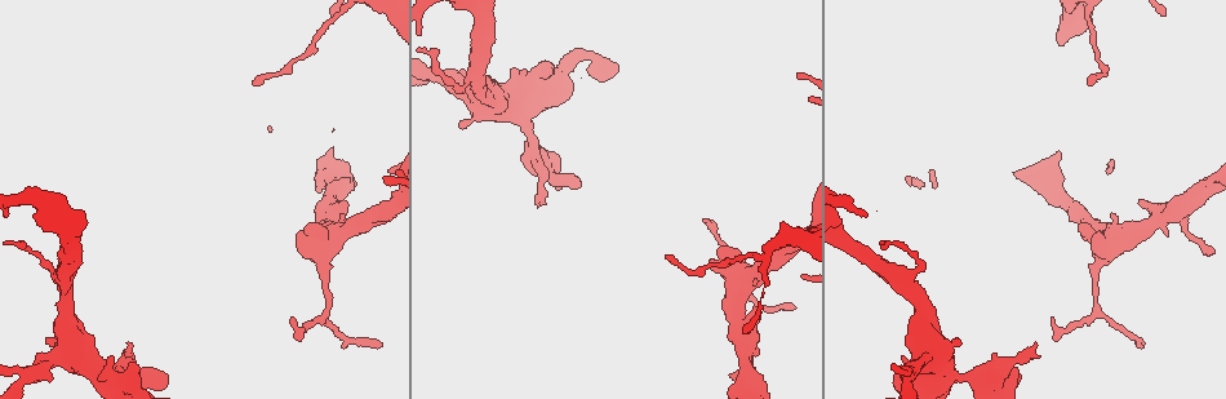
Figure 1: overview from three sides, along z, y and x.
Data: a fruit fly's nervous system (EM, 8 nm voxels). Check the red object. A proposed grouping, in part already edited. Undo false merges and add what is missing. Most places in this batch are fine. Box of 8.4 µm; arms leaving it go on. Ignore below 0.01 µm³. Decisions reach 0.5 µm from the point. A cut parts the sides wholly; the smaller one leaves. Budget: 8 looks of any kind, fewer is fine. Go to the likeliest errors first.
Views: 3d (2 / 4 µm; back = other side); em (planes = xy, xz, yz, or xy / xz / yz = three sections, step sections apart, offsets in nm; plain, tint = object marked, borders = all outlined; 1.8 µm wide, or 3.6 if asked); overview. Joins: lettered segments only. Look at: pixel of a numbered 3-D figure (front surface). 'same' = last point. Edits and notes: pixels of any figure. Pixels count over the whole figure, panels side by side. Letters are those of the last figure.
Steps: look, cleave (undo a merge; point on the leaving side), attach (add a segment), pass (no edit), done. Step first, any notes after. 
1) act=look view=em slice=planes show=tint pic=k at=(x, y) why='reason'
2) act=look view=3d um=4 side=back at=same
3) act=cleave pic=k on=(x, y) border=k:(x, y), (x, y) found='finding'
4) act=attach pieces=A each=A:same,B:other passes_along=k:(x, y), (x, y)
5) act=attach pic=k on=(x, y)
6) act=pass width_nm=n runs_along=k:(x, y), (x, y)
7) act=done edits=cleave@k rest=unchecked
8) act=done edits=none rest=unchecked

act=look view=em um=3.6 slice=planes show=borders pic=1 at=(58, 363) why='sudden change in width'

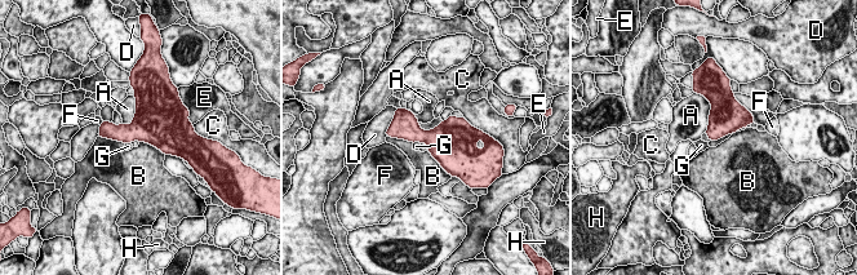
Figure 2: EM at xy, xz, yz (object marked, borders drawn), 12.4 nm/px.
act=pass each=A:other,B:other,C:other,D:other,E:other,F:other,G:other,H:other border=2:(427, 149), (451, 174) found='continuous, no second cell'

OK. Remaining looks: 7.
act=look view=em slice=yz step=4 show=borders pic=1 at=(344, 214) why='an open end'

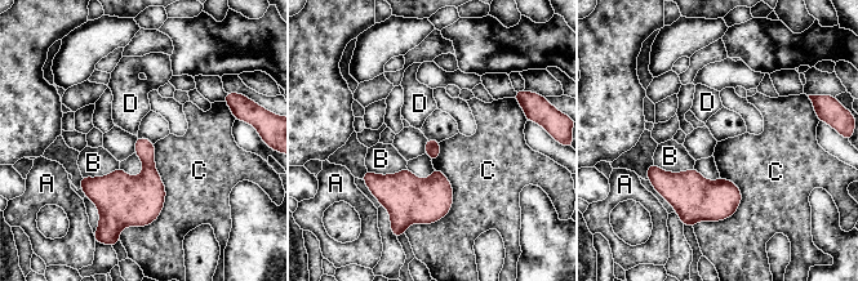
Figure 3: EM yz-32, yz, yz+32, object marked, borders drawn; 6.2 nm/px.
act=pass each=A:other,B:other,C:other,D:other border=3:(155, 143), (164, 206), (120, 228) found='none of them fits'

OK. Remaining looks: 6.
act=look view=3d um=2 pic=1 at=(253, 84) why='tapers out'

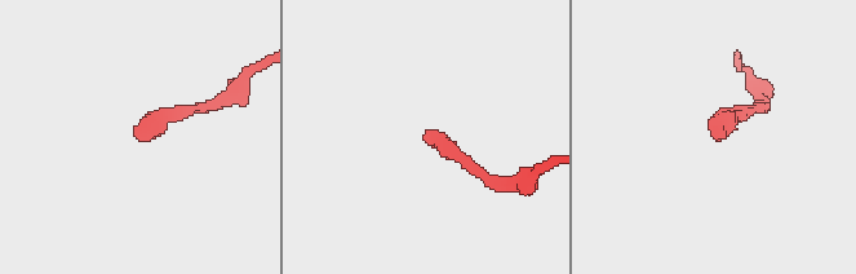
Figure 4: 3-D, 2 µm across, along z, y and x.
act=look view=em slice=planes show=borders pic=4 at=(425, 136) why='need the tissue'

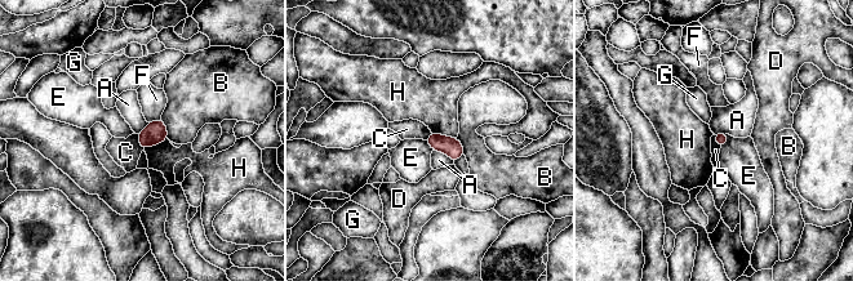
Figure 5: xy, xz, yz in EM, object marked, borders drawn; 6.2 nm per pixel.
act=pass each=A:other,B:other,C:other,D:other,E:other,F:other,G:other,H:other border=5:(137, 134), (137, 142), (143, 148) found='none of them fits'

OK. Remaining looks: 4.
act=done edits=none rest=unchecked

